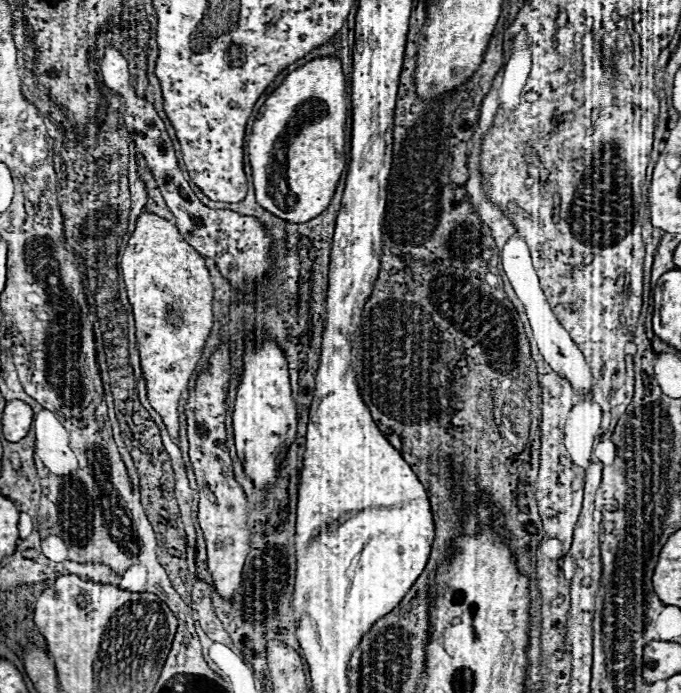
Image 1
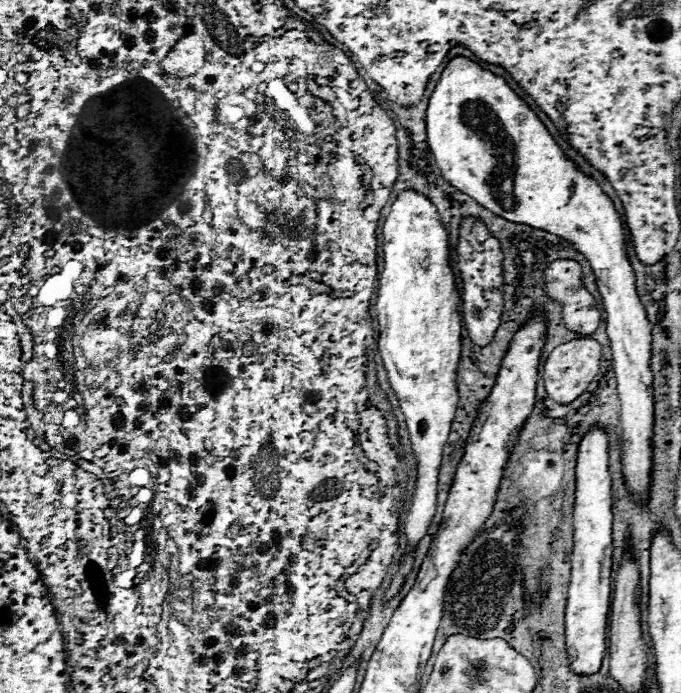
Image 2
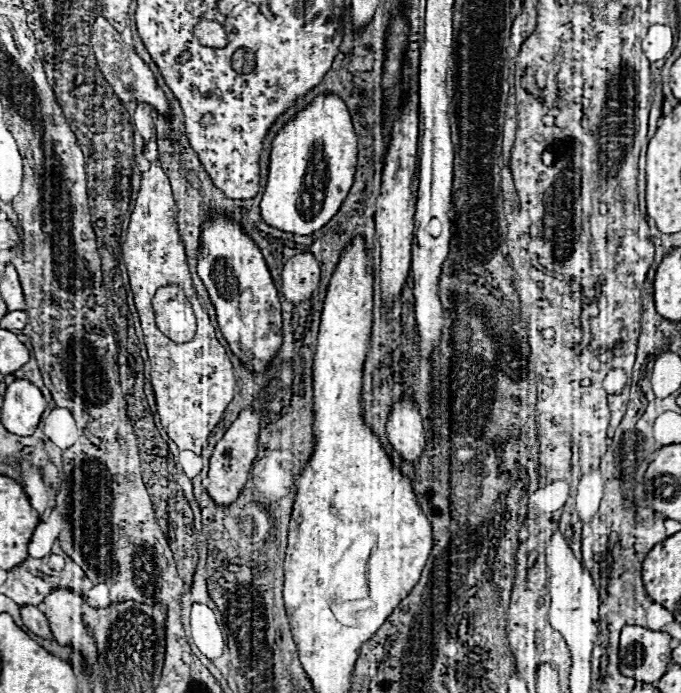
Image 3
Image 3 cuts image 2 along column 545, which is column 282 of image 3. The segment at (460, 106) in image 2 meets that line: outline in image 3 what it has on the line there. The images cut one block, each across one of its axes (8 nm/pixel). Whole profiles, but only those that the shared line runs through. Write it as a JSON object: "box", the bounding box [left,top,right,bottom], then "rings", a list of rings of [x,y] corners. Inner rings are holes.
{"box":[260,94,356,236],"rings":[[[336,94],[316,96],[288,120],[272,140],[264,196],[260,202],[266,224],[308,236],[340,210],[356,172],[356,134],[344,100]]]}

